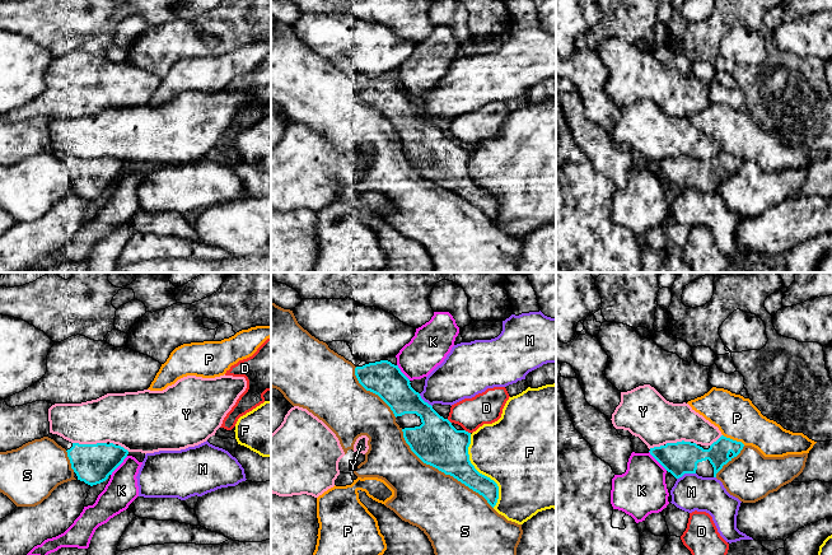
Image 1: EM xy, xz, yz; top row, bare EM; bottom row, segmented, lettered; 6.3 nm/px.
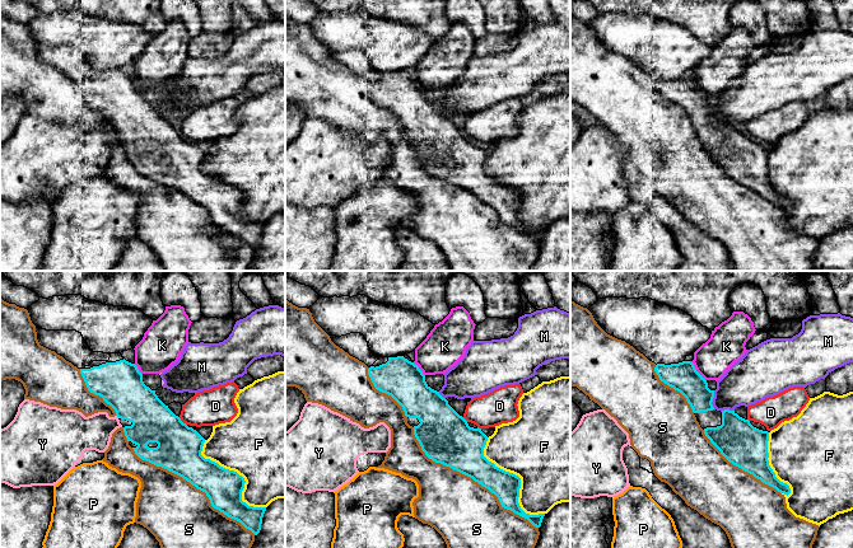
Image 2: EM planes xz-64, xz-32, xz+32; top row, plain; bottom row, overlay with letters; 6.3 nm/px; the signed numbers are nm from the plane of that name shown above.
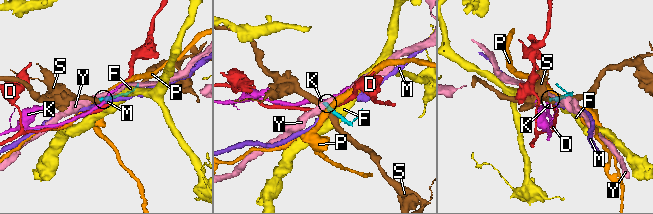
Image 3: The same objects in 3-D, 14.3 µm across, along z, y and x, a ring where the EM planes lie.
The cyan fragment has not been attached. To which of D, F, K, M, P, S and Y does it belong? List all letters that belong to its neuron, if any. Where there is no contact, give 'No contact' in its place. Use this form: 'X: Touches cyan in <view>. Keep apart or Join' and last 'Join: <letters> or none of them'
D: Touches cyan in xz. Keep apart
F: Touches cyan in xz. Keep apart
K: Touches cyan in xy. Keep apart
M: Touches cyan in yz. Keep apart
P: Touches cyan in yz. Keep apart
S: Touches cyan in xz. Keep apart
Y: Touches cyan in xy. Keep apart
Join: none of them

